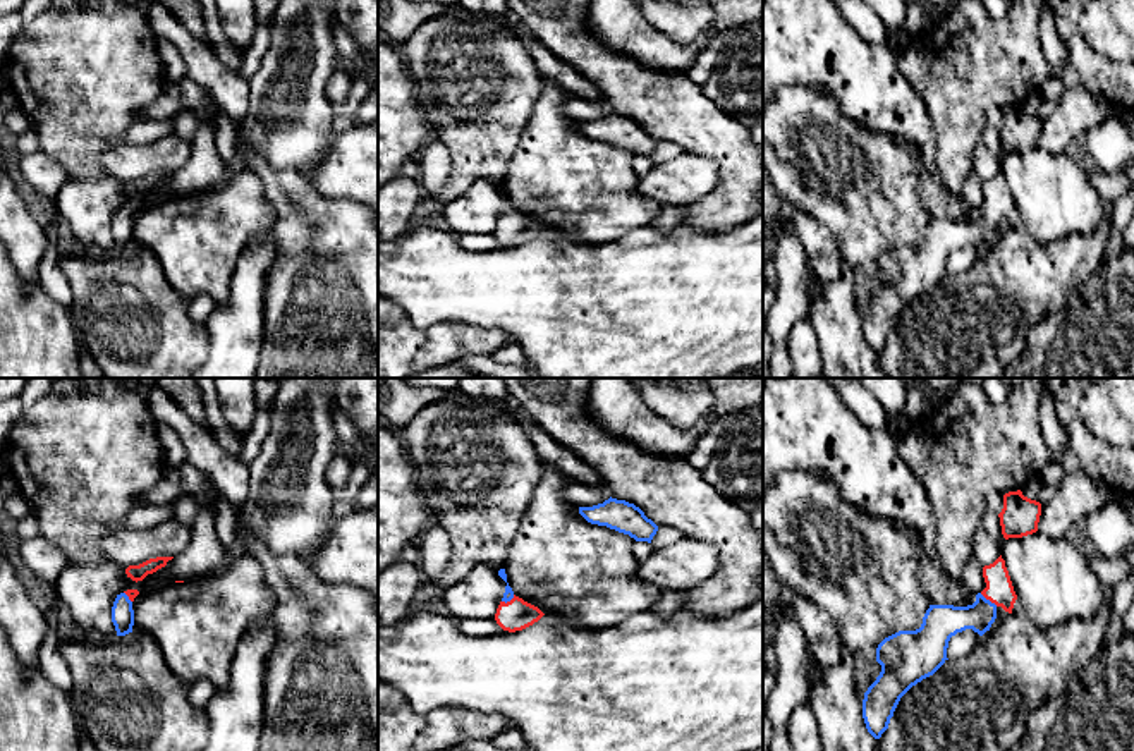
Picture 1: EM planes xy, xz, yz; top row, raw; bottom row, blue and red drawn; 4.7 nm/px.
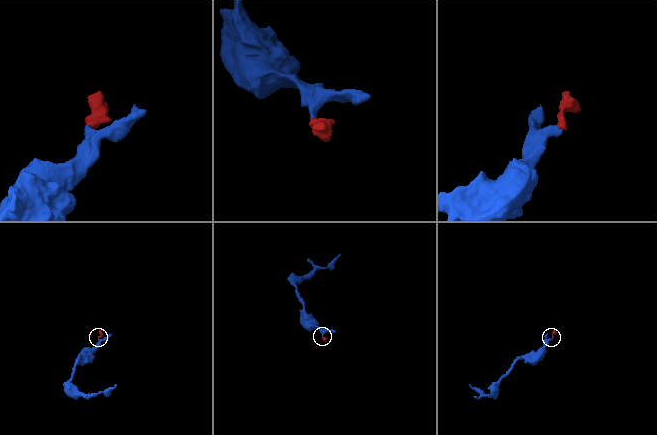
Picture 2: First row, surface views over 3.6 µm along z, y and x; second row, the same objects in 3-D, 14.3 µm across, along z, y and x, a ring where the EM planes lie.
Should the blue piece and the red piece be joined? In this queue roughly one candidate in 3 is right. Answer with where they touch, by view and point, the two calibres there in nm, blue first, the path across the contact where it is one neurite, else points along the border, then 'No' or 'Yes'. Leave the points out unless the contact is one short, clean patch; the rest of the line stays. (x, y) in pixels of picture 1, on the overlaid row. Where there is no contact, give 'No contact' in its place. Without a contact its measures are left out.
Touches blue at yz (988, 600). Thickness 170 nm (blue) against 130 nm. Path across: yz (940, 622), (971, 617), (988, 600), (999, 590). Yes

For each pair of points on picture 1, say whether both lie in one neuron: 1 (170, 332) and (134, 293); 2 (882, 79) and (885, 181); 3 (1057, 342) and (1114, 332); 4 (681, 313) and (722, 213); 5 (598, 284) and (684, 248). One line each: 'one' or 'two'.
1: one
2: two
3: one
4: two
5: one

